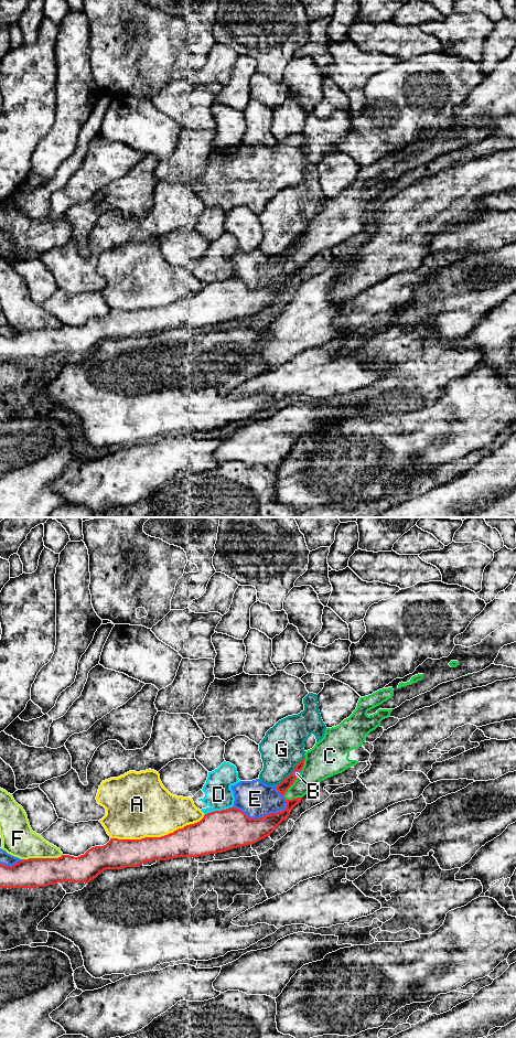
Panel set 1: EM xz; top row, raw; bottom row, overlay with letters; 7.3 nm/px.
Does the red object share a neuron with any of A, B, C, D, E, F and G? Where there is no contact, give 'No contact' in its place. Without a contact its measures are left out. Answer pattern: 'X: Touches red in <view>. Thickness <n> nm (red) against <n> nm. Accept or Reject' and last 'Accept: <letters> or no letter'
A: Touches red in xz. Thickness 240 nm (red) against 440 nm. Reject
B: Touches red in xz. Thickness 50 nm (red) against 50 nm. Reject
C: Touches red in xz. Thickness 80 nm (red) against 190 nm. Reject
D: Touches red in xz. Thickness 300 nm (red) against 200 nm. Reject
E: Touches red in xz. Thickness 300 nm (red) against 260 nm. Reject
F: Touches red in xz. Thickness 220 nm (red) against 240 nm. Reject
G: Touches red in xz. Thickness 80 nm (red) against 320 nm. Reject
Accept: no letter

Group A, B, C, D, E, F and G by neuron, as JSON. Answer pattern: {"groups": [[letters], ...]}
{"groups": [["A"], ["B", "C", "E"], ["D"], ["F"], ["G"]]}

